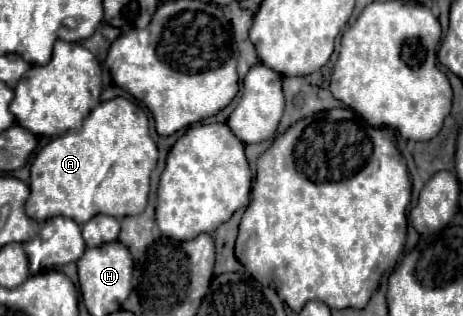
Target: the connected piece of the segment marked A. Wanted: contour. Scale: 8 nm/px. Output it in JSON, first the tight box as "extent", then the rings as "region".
{"extent":[26,98,158,224],"region":[[[126,98],[100,102],[86,116],[80,130],[56,136],[36,154],[30,168],[30,195],[26,202],[26,214],[38,222],[52,216],[68,216],[78,224],[88,222],[96,214],[106,214],[114,218],[142,214],[148,202],[150,174],[157,160],[158,148],[150,136],[144,110]]]}

